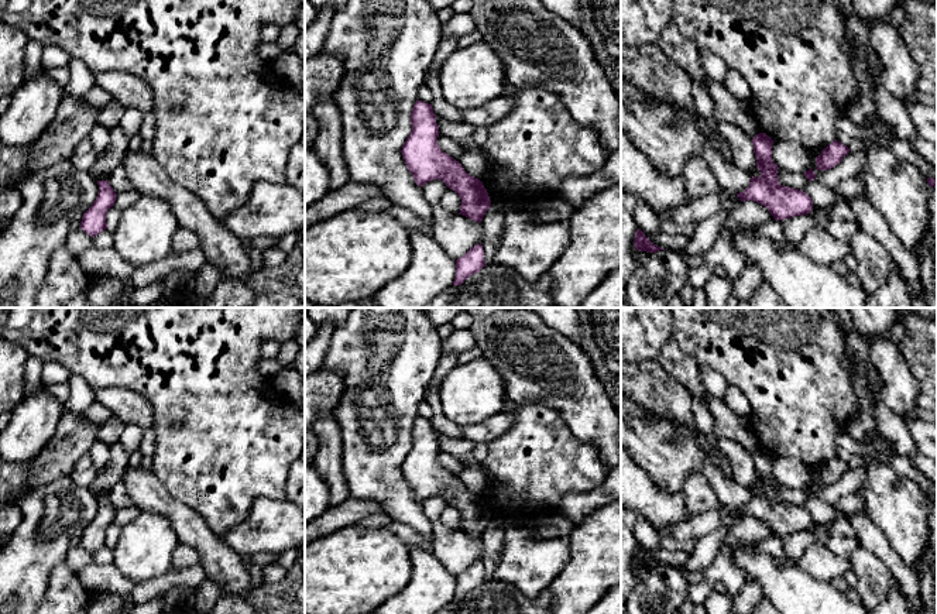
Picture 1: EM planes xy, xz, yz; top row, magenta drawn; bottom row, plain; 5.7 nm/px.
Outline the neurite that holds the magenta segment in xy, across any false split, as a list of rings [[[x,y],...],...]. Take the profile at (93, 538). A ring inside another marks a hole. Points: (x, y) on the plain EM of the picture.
[[[97,497],[99,510],[92,522],[83,529],[80,545],[95,553],[107,545],[106,531],[114,522],[117,510],[110,502],[109,497]]]

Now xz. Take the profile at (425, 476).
[[[416,416],[411,429],[412,447],[402,462],[402,473],[416,501],[442,495],[461,515],[459,531],[481,539],[491,522],[487,505],[461,480],[440,466],[439,442],[432,421]]]

